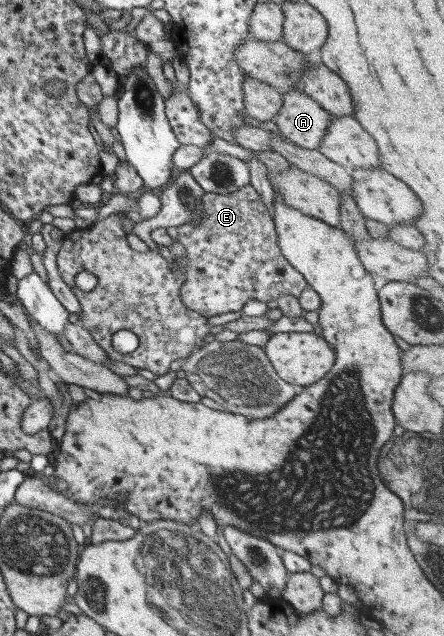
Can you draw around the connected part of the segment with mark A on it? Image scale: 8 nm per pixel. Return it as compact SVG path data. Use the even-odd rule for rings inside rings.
M291 89L281 95L281 108L273 120L279 132L298 148L317 149L333 116L323 110L320 104L310 99L304 92Z

